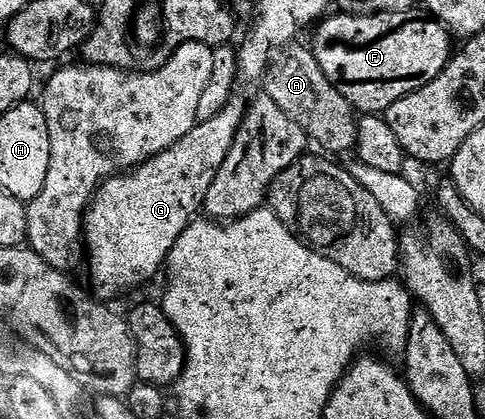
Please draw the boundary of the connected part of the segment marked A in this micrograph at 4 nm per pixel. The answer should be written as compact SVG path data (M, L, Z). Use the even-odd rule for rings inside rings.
M293 44L284 47L282 53L269 65L262 83L263 93L308 138L309 143L321 146L329 155L355 151L357 115L350 103L338 92L336 86L326 80L322 68L307 45Z

